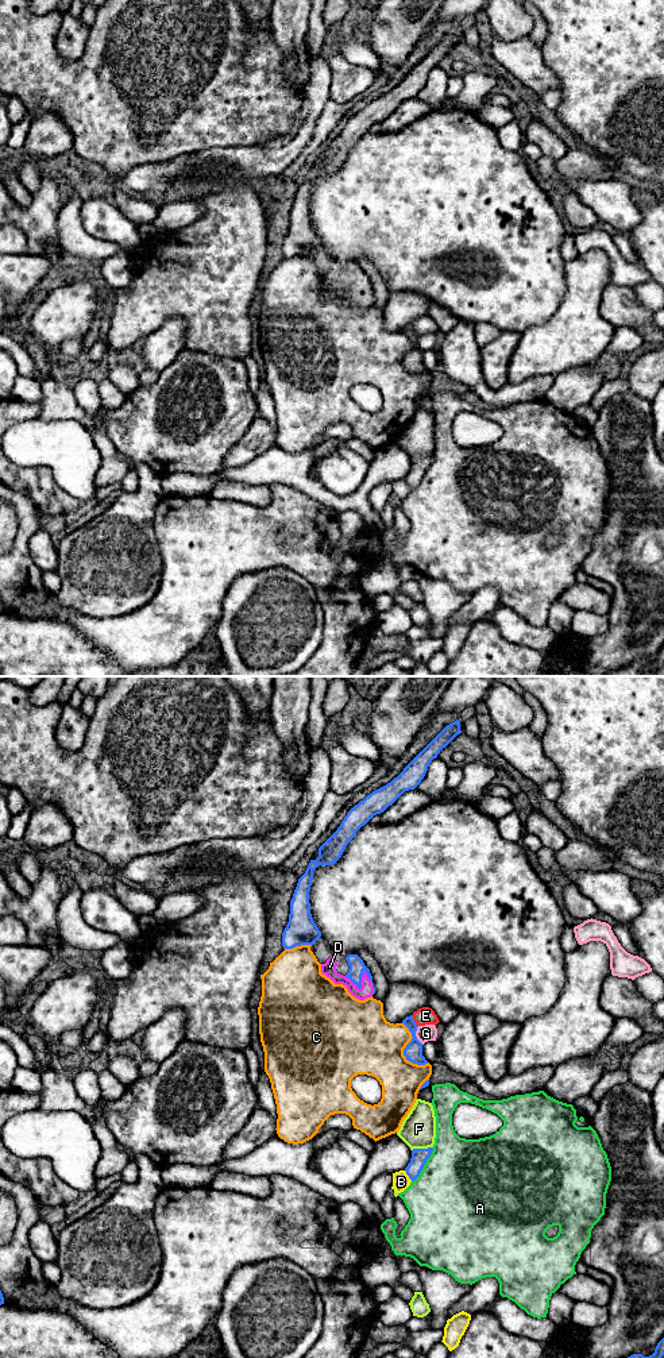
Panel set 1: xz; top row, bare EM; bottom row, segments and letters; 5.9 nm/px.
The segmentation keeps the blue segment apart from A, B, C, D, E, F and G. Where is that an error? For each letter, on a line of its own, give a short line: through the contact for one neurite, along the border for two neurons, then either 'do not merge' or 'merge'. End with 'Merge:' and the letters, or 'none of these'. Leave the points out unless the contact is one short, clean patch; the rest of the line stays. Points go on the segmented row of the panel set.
A: do not merge
B: do not merge
C: do not merge
D: merge
E: do not merge
F: do not merge
G: do not merge
Merge: D

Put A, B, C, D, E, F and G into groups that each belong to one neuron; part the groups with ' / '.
A / B / C / D / E / F / G

